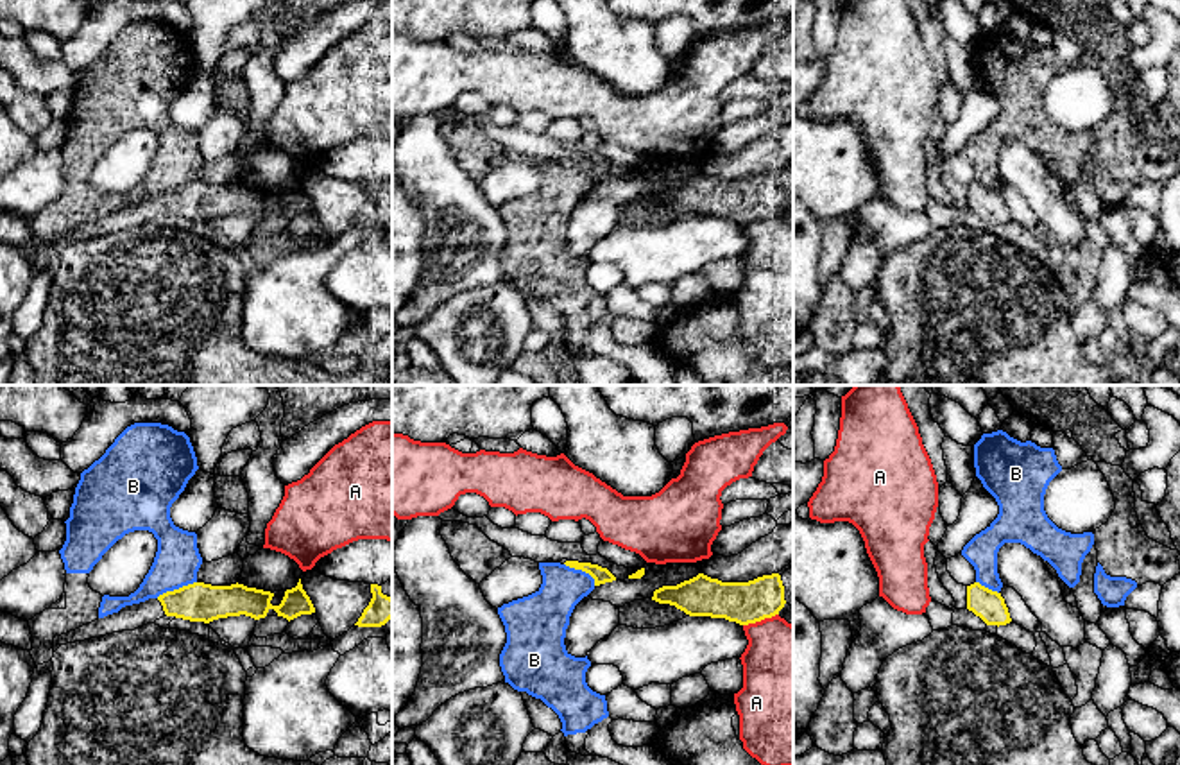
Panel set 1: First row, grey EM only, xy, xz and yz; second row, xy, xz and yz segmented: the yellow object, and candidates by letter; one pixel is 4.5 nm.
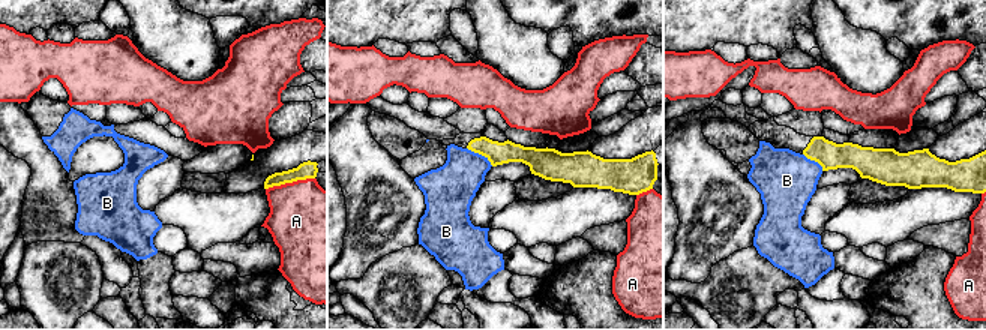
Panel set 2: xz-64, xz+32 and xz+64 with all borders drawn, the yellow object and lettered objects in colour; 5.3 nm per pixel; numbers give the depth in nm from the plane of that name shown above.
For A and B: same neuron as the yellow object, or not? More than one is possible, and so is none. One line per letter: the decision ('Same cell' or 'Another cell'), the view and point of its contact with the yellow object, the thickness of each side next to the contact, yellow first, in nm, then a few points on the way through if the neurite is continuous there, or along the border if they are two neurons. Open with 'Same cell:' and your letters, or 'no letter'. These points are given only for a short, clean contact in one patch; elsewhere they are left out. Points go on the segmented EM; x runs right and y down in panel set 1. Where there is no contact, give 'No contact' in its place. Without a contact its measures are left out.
Same cell: no letter
A: Another cell. Touches yellow at xz (760, 620). Thickness 190 nm (yellow) against 400 nm
B: Another cell. Touches yellow at xy (176, 590). Thickness 180 nm (yellow) against 200 nm. Boundary: xy (196, 581), (156, 597)

